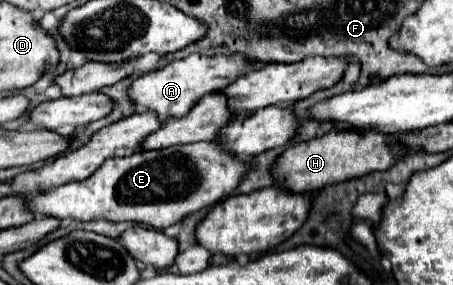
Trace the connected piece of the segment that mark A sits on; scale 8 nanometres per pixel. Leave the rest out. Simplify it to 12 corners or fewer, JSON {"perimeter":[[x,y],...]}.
{"perimeter":[[191,54],[139,76],[127,96],[159,122],[249,72],[249,62]]}

